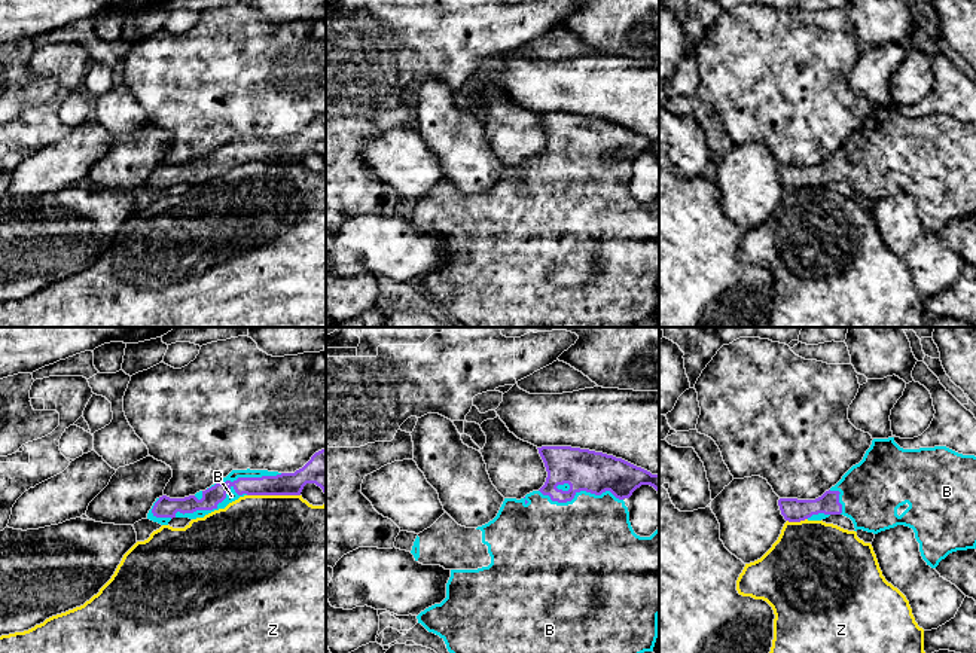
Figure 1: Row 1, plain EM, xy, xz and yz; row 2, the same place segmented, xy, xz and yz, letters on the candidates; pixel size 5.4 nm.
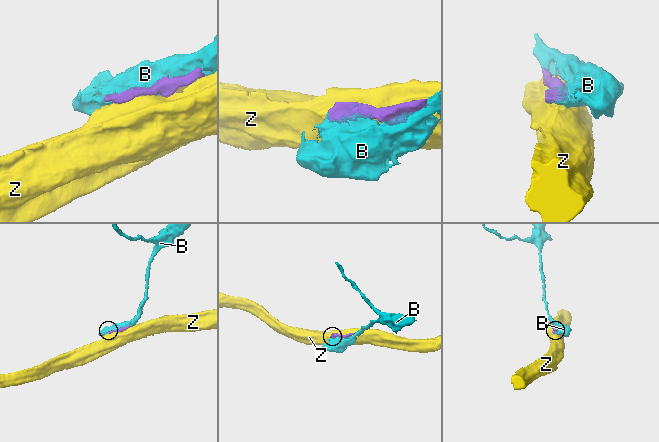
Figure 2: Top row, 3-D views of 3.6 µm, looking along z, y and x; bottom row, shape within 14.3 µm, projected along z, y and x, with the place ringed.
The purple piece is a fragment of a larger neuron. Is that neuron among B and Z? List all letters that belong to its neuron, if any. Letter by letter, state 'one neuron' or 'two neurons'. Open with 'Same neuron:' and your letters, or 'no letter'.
Same neuron: B
B: one neuron
Z: two neurons

